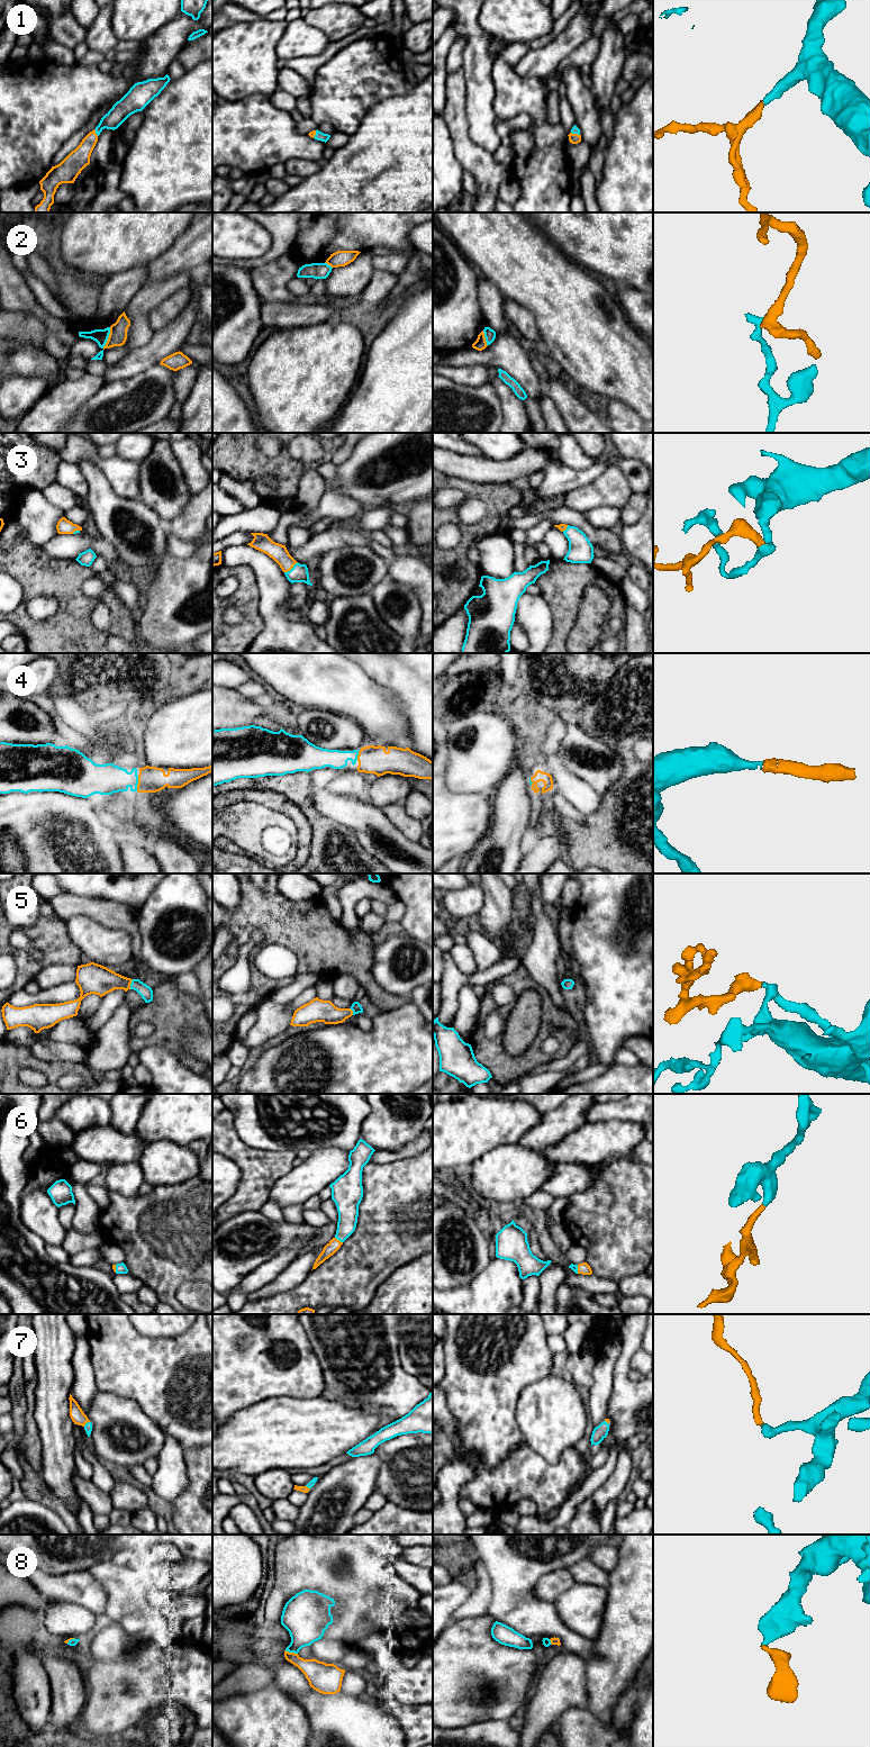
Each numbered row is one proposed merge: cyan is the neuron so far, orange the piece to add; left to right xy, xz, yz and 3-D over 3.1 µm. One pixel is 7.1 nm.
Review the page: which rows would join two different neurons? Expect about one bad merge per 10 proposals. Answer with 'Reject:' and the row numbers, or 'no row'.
Reject: no row

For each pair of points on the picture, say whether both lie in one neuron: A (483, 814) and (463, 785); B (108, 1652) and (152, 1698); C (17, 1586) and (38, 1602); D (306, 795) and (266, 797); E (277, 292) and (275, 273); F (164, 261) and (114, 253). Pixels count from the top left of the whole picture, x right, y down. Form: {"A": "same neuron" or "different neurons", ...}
{"A": "different neurons", "B": "different neurons", "C": "same neuron", "D": "different neurons", "E": "same neuron", "F": "different neurons"}

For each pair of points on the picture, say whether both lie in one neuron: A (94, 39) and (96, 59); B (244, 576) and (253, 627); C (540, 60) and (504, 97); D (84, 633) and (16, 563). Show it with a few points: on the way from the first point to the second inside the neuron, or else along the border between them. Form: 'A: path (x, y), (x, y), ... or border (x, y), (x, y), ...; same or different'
A: border (89, 50), (100, 52), (103, 55); different
B: path (247, 588), (247, 605), (251, 615); same
C: border (514, 66), (519, 77), (541, 77), (544, 79); different
D: path (74, 612), (74, 607), (43, 576), (37, 573); same

